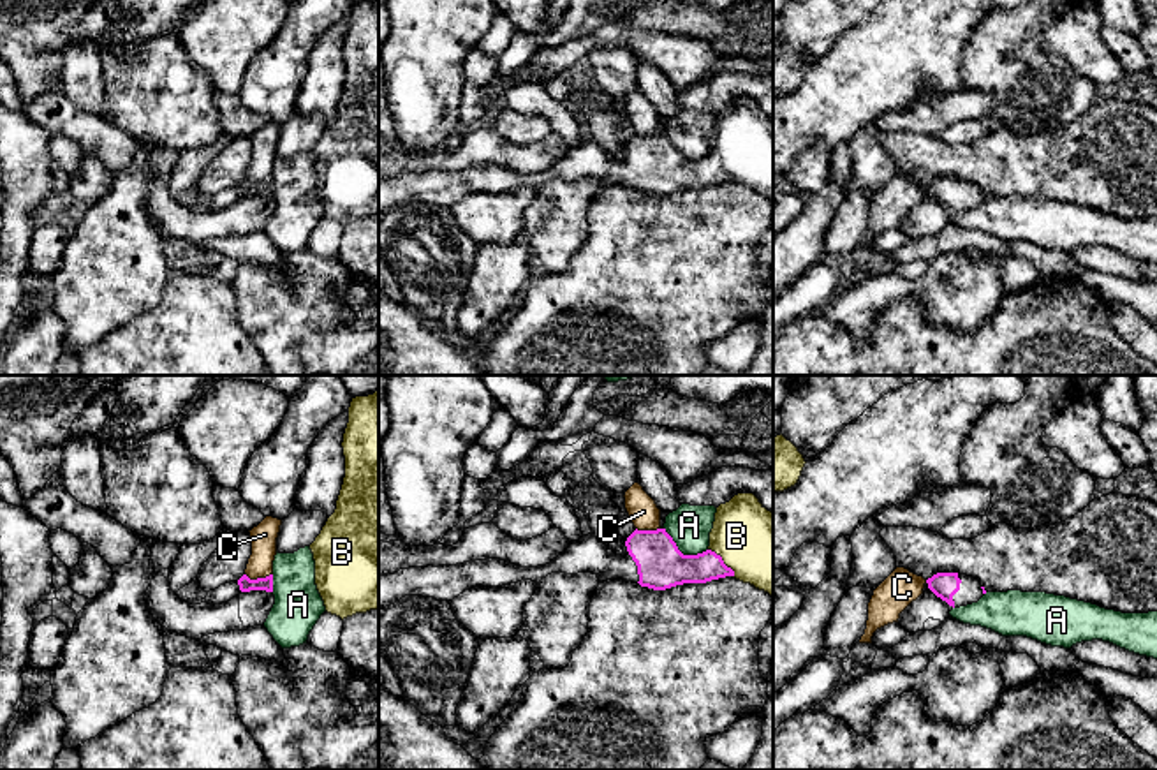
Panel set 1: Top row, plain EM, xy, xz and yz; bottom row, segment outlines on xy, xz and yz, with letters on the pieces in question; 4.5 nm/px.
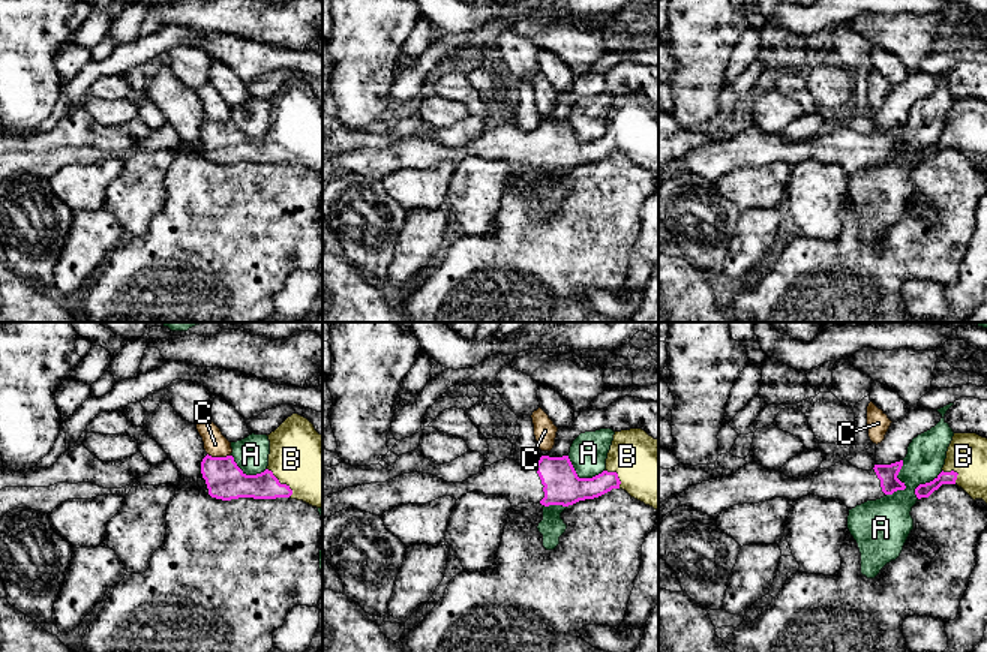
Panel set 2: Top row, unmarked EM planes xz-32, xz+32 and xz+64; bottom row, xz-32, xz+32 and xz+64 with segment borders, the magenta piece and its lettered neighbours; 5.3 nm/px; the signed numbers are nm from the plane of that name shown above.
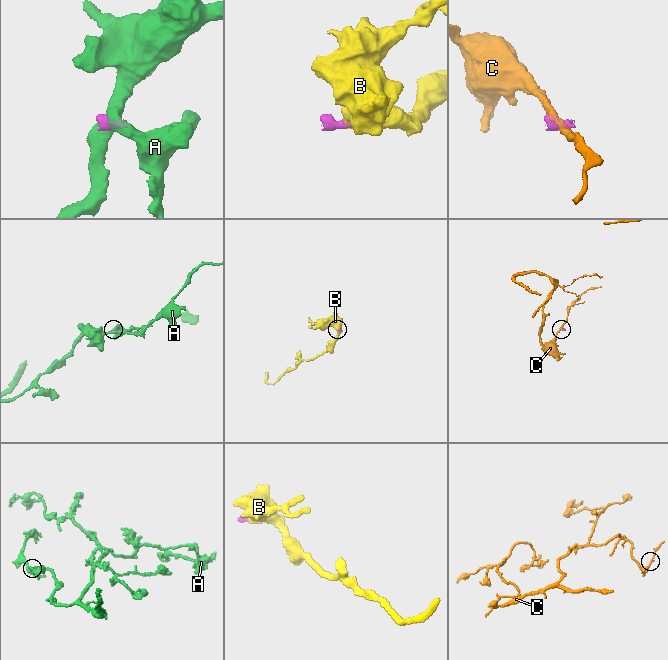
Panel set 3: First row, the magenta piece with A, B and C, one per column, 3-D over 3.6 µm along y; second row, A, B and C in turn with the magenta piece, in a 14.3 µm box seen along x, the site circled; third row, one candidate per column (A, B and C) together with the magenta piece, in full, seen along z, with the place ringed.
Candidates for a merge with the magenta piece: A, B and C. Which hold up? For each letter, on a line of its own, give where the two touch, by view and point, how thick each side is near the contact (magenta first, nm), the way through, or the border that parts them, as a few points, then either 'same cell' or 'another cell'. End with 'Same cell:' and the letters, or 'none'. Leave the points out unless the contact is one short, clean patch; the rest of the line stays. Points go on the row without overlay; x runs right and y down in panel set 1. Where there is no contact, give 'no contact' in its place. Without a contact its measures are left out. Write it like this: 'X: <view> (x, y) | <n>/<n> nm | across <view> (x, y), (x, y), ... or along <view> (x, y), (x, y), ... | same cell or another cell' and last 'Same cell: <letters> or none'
A: xz (680, 157) | 220/190 nm | another cell
B: xz (722, 166) | 180/360 nm | across xz (668, 171), (708, 171), (722, 166), (735, 155), (770, 155) | same cell
C: xy (259, 184) | 70/110 nm | along xy (245, 178), (250, 184), (272, 180) | another cell
Same cell: B

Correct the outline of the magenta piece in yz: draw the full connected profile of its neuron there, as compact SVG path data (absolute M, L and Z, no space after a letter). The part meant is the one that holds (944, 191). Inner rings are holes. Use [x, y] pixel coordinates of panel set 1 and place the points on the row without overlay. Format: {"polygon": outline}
{"polygon": "M937 178L926 189L937 203L953 213L977 208L986 199L976 183L958 178Z"}

